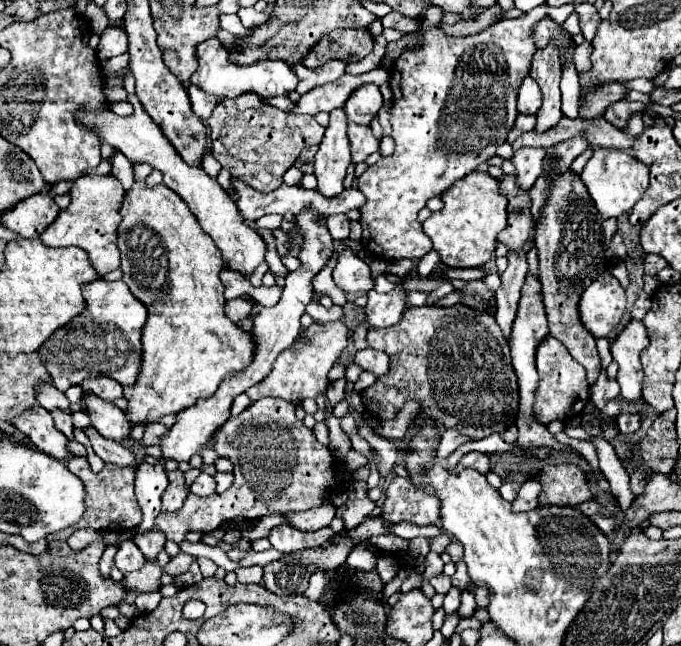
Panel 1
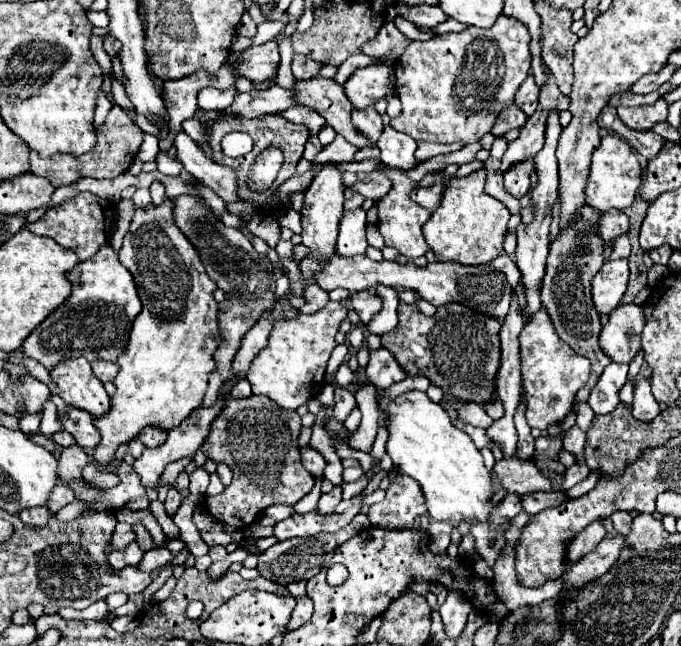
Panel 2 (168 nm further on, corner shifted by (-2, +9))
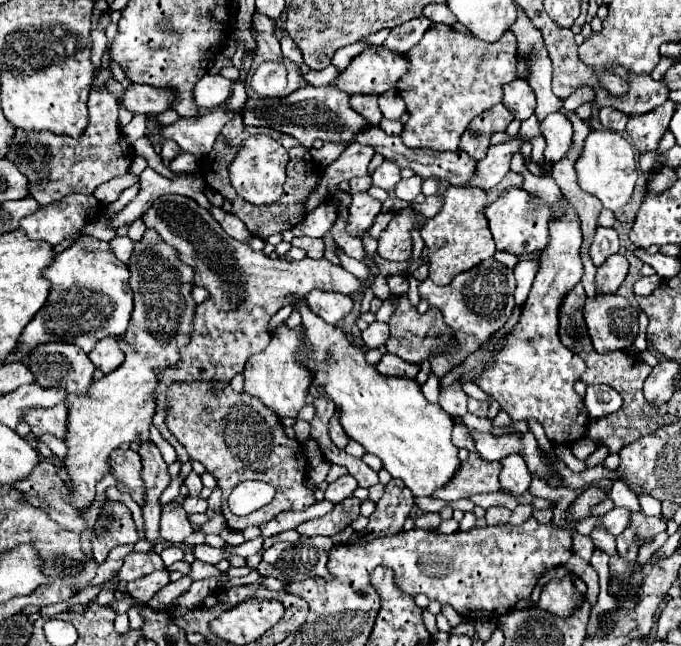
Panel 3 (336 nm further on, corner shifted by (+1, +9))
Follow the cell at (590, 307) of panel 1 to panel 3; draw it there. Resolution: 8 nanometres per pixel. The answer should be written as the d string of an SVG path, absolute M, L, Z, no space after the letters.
M621 254L609 256L597 268L597 294L615 294L627 276L627 270L629 270L629 262L625 256Z

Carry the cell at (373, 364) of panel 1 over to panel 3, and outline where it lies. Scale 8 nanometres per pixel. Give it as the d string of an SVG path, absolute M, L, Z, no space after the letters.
M385 354L381 362L377 364L377 370L385 376L405 376L405 378L415 378L421 370L421 364L411 364L407 360L401 360L395 354Z

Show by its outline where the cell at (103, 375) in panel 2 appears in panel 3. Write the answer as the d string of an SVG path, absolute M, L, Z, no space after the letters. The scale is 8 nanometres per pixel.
M103 338L95 344L95 348L89 352L89 360L103 372L113 372L115 368L119 368L119 364L123 362L123 350L119 348L115 338Z

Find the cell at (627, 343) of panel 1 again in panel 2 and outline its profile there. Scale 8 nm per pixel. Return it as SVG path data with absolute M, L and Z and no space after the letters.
M622 304L608 316L608 324L600 332L600 346L620 364L630 364L640 352L640 332L644 328L642 308L636 304Z

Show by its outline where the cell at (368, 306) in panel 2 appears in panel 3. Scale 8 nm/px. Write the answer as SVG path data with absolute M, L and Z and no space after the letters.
M313 290L305 296L307 306L311 308L313 314L321 316L327 324L336 325L341 318L345 318L351 308L353 300L347 294L337 294L337 292L323 292L323 290Z

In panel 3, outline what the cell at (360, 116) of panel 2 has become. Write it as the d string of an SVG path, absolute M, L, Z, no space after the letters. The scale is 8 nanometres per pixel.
M361 94L361 96L351 96L351 108L355 112L359 112L361 116L365 116L373 126L377 126L383 118L381 110L379 110L379 104L377 104L377 96L367 96L367 94Z

